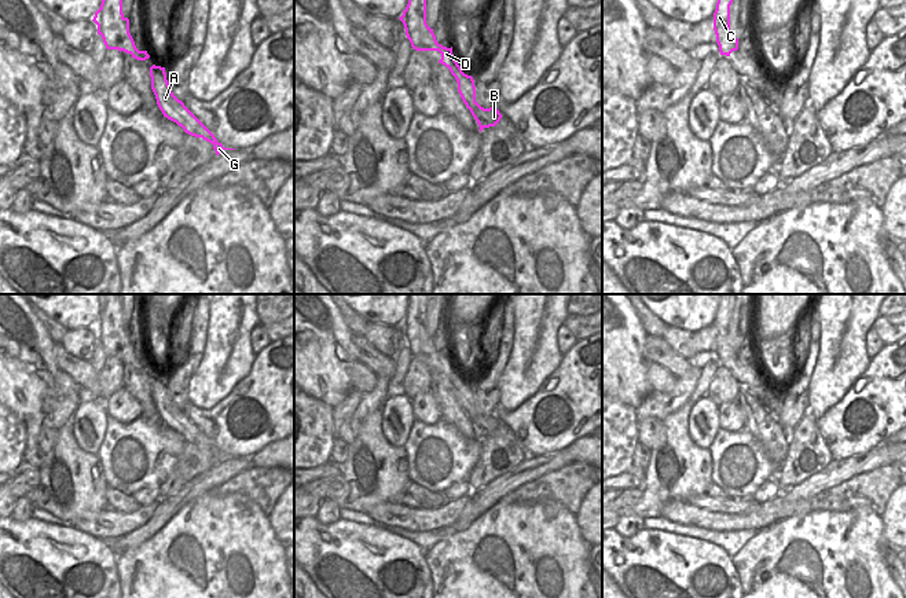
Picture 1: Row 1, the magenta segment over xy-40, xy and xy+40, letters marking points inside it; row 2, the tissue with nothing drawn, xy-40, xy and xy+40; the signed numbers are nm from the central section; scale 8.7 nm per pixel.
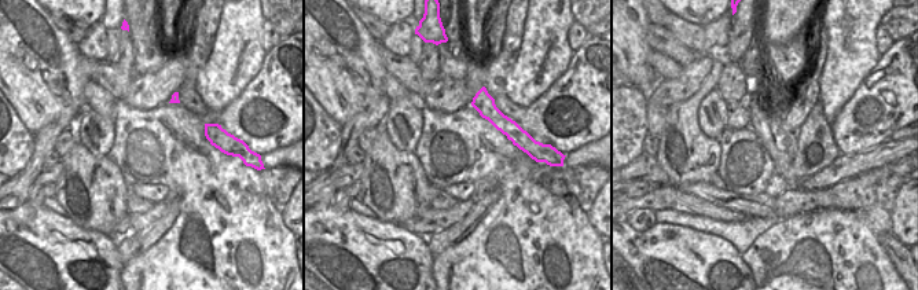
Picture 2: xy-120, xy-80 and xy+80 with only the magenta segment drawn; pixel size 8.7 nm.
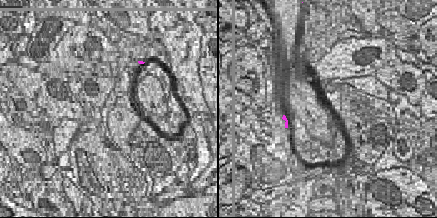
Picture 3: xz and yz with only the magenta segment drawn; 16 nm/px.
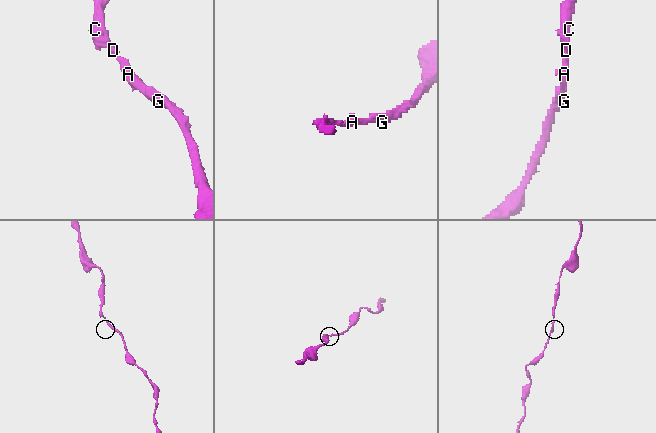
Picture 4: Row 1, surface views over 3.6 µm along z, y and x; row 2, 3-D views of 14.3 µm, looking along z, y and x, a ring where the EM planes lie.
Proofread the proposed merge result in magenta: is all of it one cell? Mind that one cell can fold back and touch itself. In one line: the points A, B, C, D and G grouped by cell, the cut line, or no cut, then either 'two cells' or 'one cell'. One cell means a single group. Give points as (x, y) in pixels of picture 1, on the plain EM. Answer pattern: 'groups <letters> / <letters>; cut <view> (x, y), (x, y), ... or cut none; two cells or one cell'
groups A B C D G; cut none; one cell

